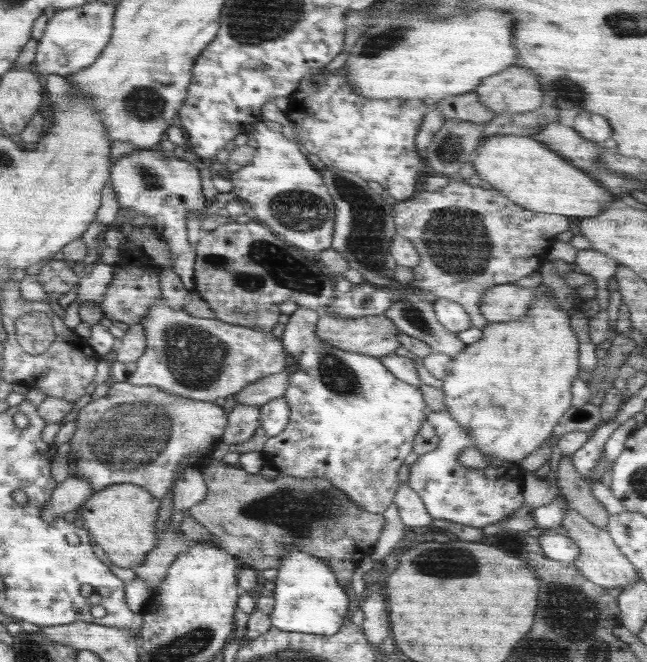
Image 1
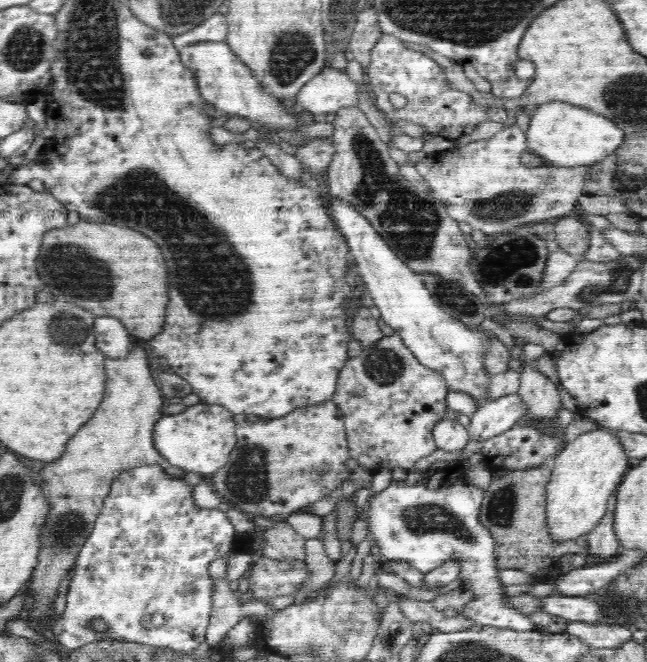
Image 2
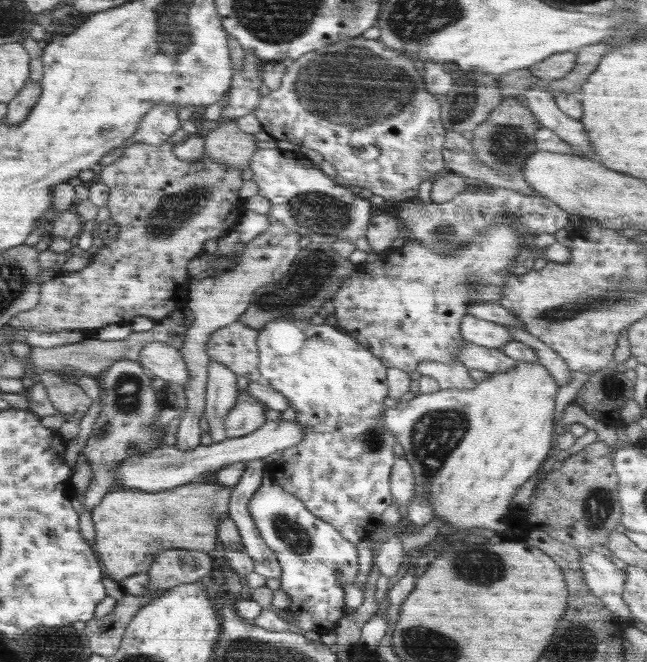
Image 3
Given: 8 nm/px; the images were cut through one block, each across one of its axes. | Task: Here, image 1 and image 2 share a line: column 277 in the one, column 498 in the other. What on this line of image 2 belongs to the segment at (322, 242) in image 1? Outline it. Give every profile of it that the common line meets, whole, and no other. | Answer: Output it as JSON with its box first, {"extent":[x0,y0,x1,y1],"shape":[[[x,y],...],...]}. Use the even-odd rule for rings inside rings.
{"extent":[414,123,590,236],"shape":[[[514,123],[491,138],[471,141],[462,148],[434,153],[414,166],[428,184],[430,197],[444,203],[450,217],[458,222],[467,222],[474,230],[481,230],[484,234],[496,236],[512,232],[512,228],[522,225],[576,214],[578,198],[586,194],[583,191],[583,184],[590,166],[554,167],[548,164],[537,167],[526,166],[522,163],[521,156],[525,143],[526,133]]]}

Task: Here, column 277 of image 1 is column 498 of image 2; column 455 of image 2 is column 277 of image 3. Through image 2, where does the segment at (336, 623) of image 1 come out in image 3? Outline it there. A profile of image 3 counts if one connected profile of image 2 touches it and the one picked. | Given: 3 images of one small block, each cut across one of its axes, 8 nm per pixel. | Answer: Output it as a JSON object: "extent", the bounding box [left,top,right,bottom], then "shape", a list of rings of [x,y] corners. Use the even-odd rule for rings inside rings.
{"extent":[247,472,358,636],"shape":[[[266,472],[247,510],[262,541],[280,564],[280,589],[291,598],[285,609],[289,623],[312,636],[333,632],[338,620],[346,614],[344,584],[354,584],[358,576],[356,545],[343,538],[334,526],[311,514],[300,499],[274,484]]]}

